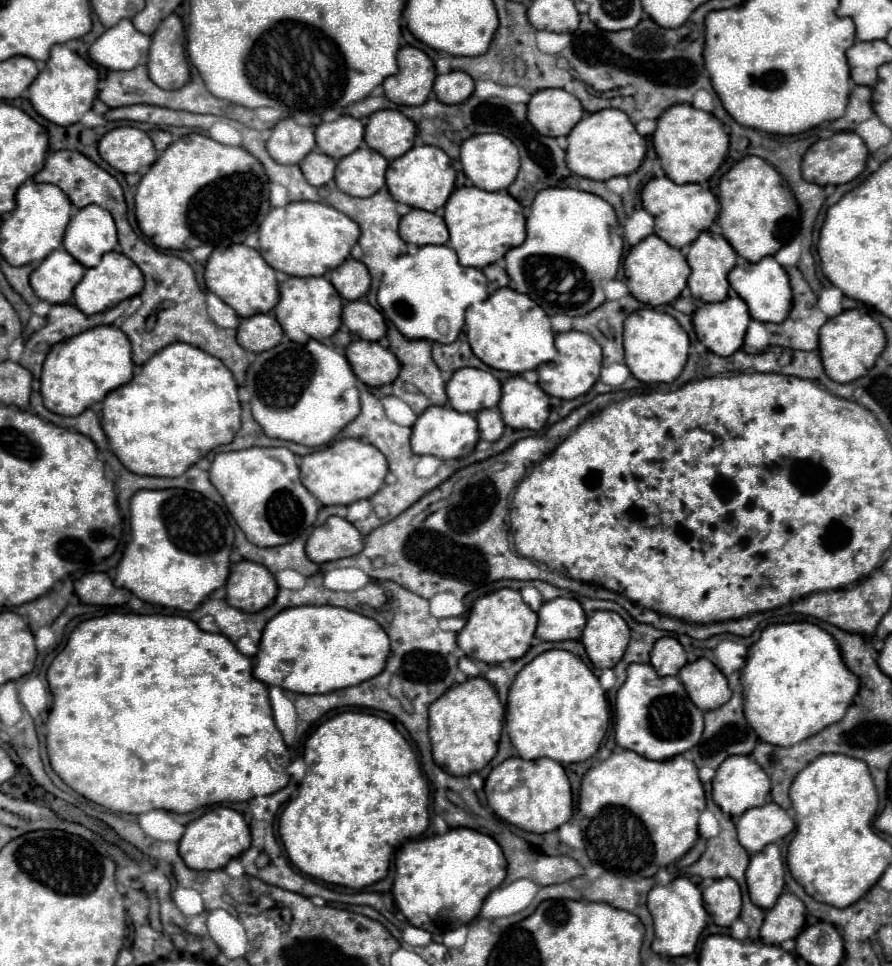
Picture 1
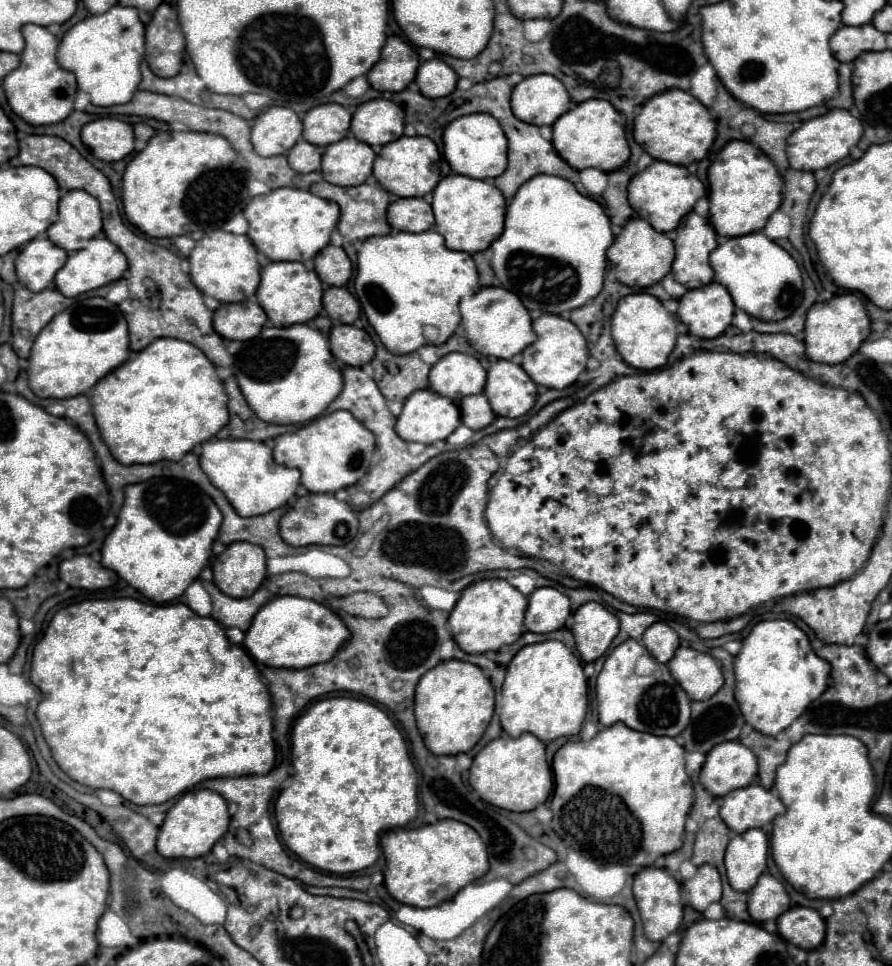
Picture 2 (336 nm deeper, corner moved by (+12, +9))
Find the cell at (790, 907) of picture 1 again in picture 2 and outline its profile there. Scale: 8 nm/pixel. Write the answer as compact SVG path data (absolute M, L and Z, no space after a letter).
M762 874L760 882L750 890L748 914L756 922L766 922L766 920L776 920L788 908L790 908L790 898L782 882L778 882L770 874Z

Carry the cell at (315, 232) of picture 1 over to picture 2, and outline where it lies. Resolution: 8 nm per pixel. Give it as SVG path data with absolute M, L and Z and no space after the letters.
M278 188L270 194L256 196L244 210L244 216L250 224L248 238L258 252L270 260L294 260L308 262L324 246L330 244L330 232L336 228L340 218L340 208L334 202L328 202L308 190L300 188Z

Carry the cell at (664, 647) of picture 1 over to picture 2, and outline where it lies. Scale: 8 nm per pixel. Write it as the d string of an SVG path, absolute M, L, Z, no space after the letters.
M654 622L642 636L642 644L658 662L668 662L680 646L678 634L664 622Z

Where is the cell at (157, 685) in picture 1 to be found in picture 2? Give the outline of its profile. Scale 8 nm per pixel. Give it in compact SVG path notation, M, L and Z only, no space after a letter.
M110 598L110 600L84 600L70 604L56 612L44 638L34 648L30 680L40 688L42 700L36 708L36 718L42 728L52 756L60 770L72 780L92 790L112 790L124 800L134 804L162 804L188 788L210 778L236 778L248 774L268 774L274 768L274 738L272 738L272 704L268 688L262 684L254 660L242 646L232 644L226 638L224 628L214 618L196 616L186 604L146 604L134 598Z

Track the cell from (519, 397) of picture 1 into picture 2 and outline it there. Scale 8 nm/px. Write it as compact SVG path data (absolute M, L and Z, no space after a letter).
M496 360L488 370L484 394L496 416L518 418L524 416L536 402L536 384L510 360Z

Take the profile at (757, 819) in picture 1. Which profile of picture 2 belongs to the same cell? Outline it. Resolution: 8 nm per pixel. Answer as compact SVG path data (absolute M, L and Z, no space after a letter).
M760 784L732 790L722 798L720 806L722 820L738 834L752 828L762 828L780 814L784 814L784 804L772 790L766 790Z

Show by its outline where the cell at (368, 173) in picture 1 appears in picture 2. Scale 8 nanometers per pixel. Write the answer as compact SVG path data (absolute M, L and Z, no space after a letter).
M354 136L342 138L326 148L322 156L322 174L336 186L358 186L372 174L374 150Z

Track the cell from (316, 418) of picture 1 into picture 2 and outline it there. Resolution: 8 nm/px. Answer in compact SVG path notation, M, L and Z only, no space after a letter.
M316 318L307 323L288 326L288 328L264 326L264 330L256 338L244 342L242 350L236 354L238 386L248 406L256 412L260 420L268 424L306 424L318 418L330 406L336 394L340 394L344 386L340 364L330 352L329 334L320 332L314 326L314 320Z

